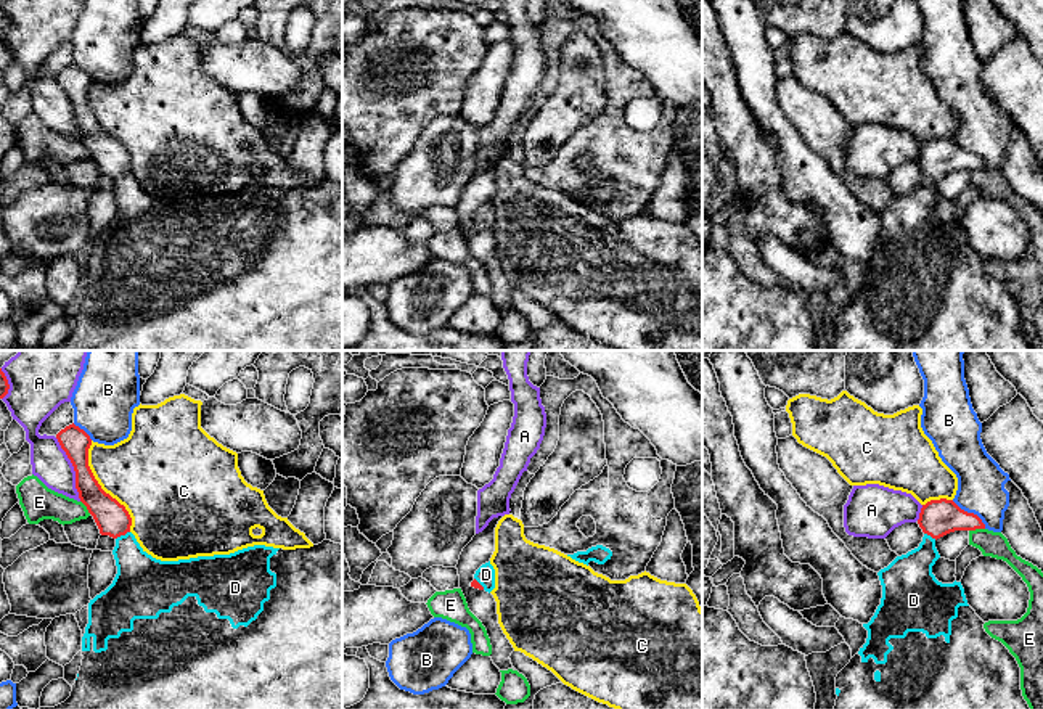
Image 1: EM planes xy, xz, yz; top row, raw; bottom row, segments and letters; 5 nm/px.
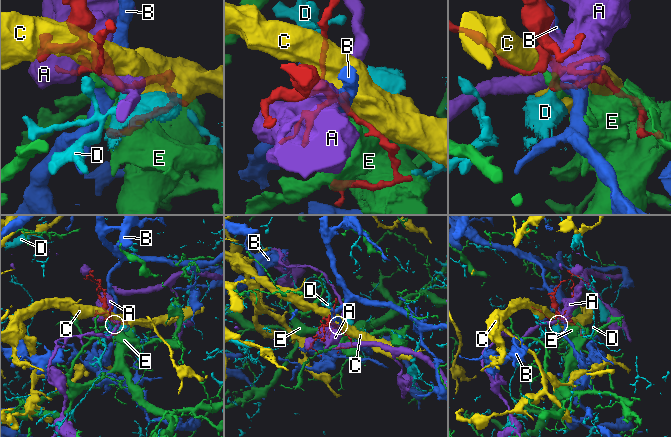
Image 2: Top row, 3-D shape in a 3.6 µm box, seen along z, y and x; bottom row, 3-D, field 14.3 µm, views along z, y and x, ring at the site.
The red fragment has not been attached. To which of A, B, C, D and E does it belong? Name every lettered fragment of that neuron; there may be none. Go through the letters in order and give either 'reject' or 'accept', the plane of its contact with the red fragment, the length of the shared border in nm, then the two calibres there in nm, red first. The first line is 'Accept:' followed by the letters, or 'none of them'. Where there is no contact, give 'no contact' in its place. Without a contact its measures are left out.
Accept: D
A: reject; meets red in xy; contact 340 nm long; 140 nm thick on the red side, 190 nm on the other
B: reject; meets red in yz; contact 220 nm long; 190 nm thick on the red side, 240 nm on the other
C: reject; meets red in xy; contact 500 nm long; 170 nm thick on the red side, 400 nm on the other
D: accept; meets red in xy; contact 80 nm long; 170 nm thick on the red side, 260 nm on the other
E: reject; meets red in yz; contact 80 nm long; 190 nm thick on the red side, 130 nm on the other

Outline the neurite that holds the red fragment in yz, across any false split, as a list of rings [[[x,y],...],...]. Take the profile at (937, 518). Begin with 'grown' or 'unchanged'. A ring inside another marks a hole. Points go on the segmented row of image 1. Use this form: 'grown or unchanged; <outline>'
grown; [[[947,498],[922,505],[918,524],[924,532],[919,547],[897,556],[877,572],[882,585],[881,604],[871,621],[863,624],[868,630],[866,643],[836,677],[834,709],[1030,709],[1022,696],[1016,658],[985,632],[985,622],[967,604],[961,582],[942,584],[932,574],[932,566],[940,558],[937,539],[955,531],[985,529],[985,524],[977,514]]]

